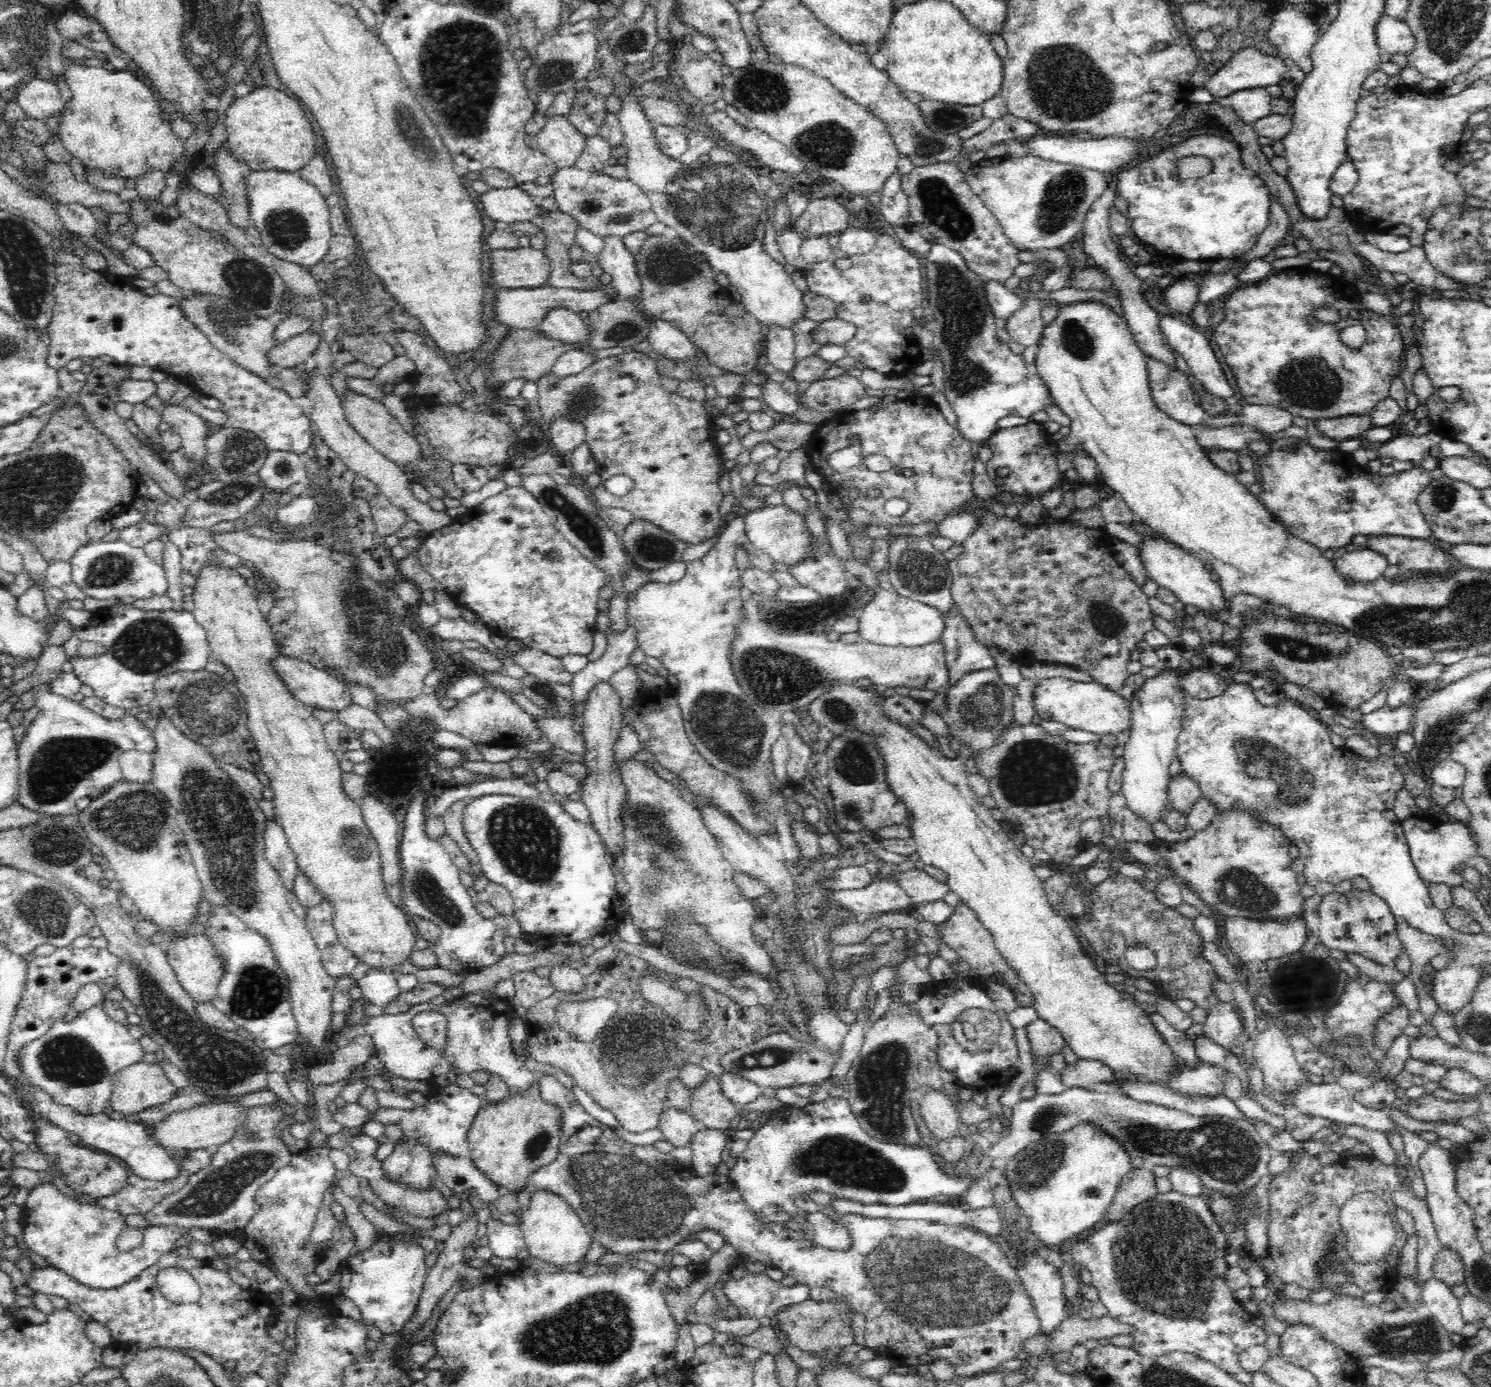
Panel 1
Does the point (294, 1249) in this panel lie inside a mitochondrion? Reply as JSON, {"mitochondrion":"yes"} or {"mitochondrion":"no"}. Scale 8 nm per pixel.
{"mitochondrion":"no"}

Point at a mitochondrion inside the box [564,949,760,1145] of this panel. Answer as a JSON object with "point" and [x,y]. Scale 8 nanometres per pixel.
{"point":[631,1044]}

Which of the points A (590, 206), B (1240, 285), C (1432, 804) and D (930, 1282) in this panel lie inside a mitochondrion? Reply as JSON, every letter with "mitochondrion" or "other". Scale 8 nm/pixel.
{"A":"mitochondrion","B":"other","C":"other","D":"mitochondrion"}

